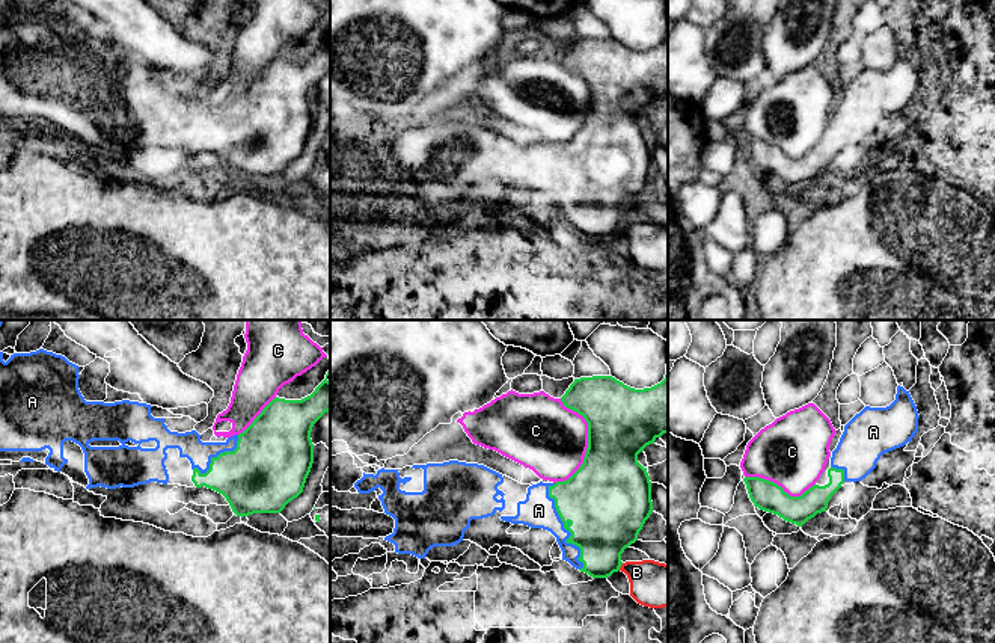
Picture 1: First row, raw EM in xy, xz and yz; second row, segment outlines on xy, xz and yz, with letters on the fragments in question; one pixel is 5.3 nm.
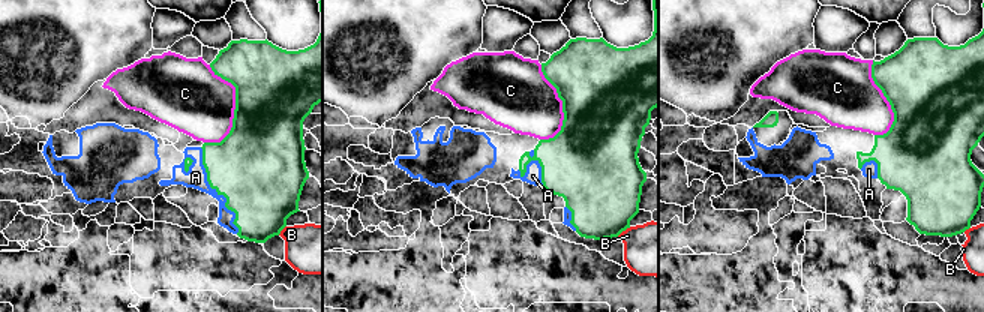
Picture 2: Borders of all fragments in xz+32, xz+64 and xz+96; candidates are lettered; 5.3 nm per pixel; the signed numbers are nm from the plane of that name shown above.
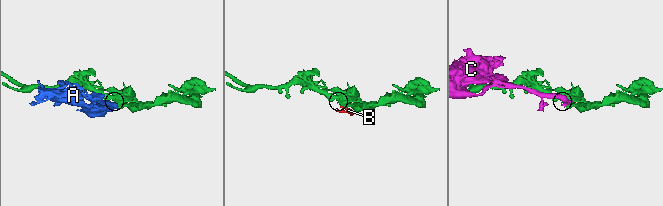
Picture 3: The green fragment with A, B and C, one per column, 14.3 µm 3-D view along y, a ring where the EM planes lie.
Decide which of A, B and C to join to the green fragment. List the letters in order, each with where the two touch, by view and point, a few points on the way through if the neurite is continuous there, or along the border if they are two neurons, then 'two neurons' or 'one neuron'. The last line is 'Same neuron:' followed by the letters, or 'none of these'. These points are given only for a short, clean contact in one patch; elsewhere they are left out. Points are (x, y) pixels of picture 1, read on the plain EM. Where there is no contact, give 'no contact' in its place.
A: contact xz (567, 190); one neuron
B: contact xz (620, 228); border xz (623, 225), (618, 231); two neurons
C: contact xz (588, 104); two neurons
Same neuron: A

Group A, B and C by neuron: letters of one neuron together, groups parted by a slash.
A / B C

